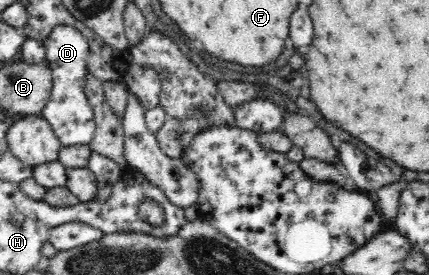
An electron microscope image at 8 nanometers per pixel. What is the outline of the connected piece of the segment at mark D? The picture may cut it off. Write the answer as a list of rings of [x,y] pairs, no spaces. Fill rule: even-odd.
[[[66,25],[55,26],[50,36],[42,41],[46,64],[52,71],[53,86],[41,115],[51,125],[62,147],[89,145],[96,130],[94,110],[84,93],[84,84],[89,76],[88,60],[92,57],[90,45],[78,29]]]

